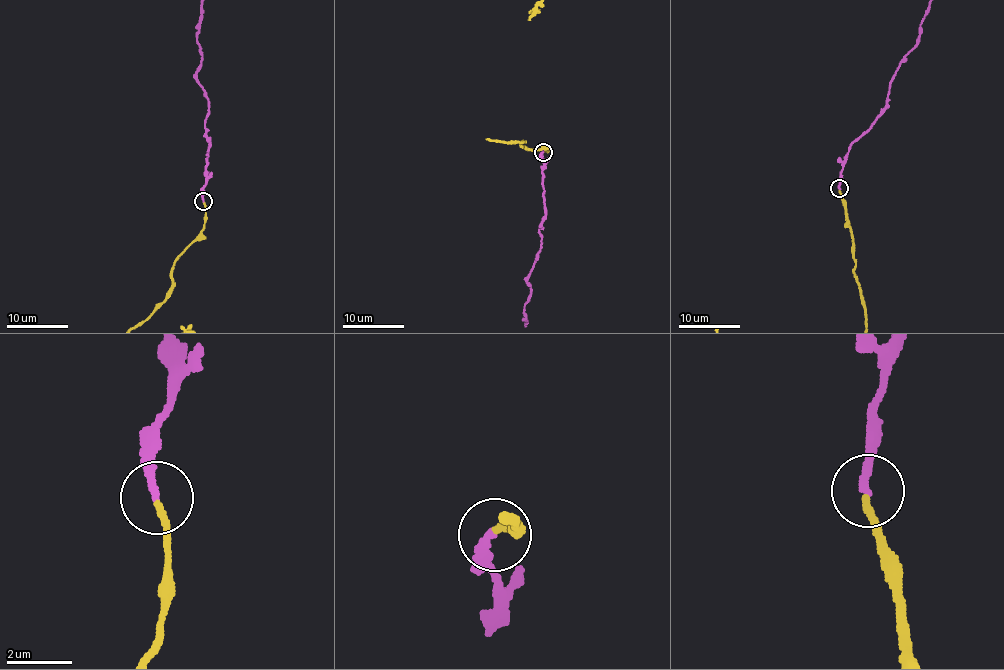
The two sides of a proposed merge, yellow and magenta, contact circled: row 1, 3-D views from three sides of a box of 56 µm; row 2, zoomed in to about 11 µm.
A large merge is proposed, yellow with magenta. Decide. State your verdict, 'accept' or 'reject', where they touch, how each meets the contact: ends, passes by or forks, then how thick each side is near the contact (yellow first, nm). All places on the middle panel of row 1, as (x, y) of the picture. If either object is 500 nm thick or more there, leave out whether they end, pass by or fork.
accept; place (543, 152); yellow ends; magenta ends; calibres 200 and 240 nm

